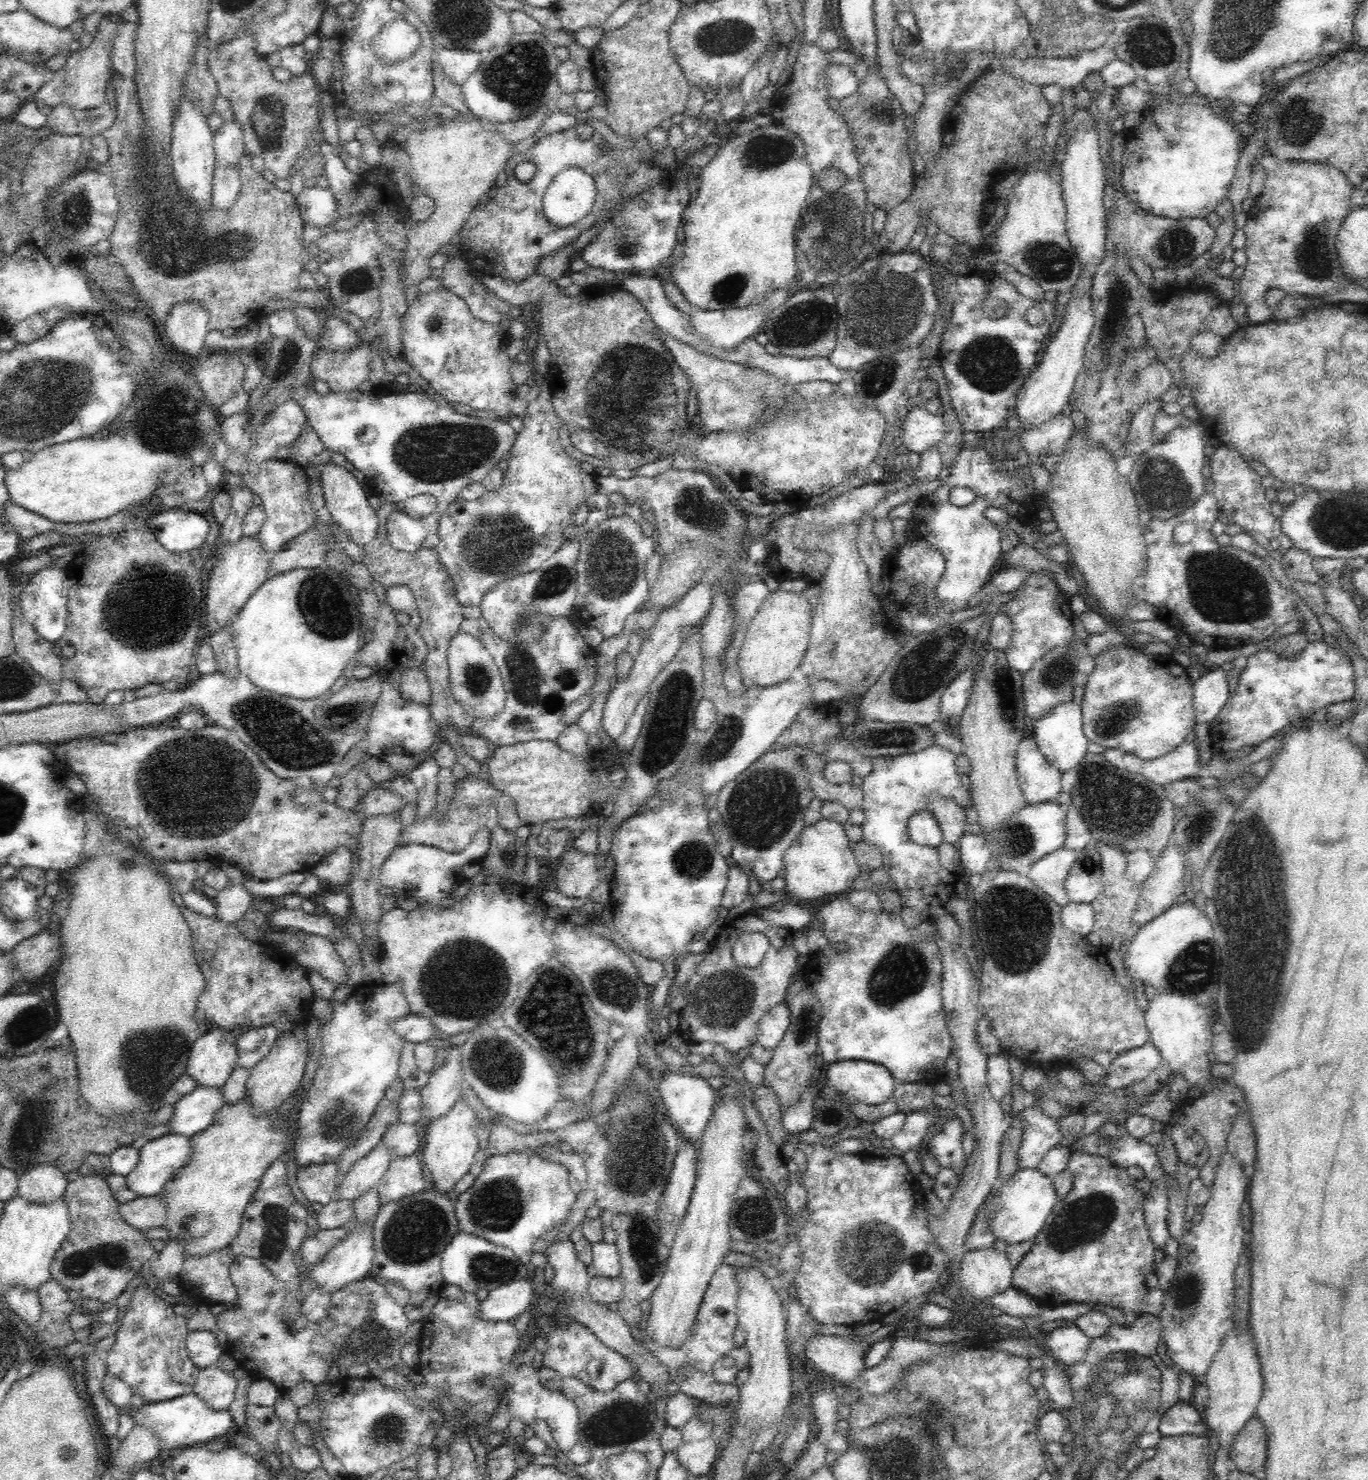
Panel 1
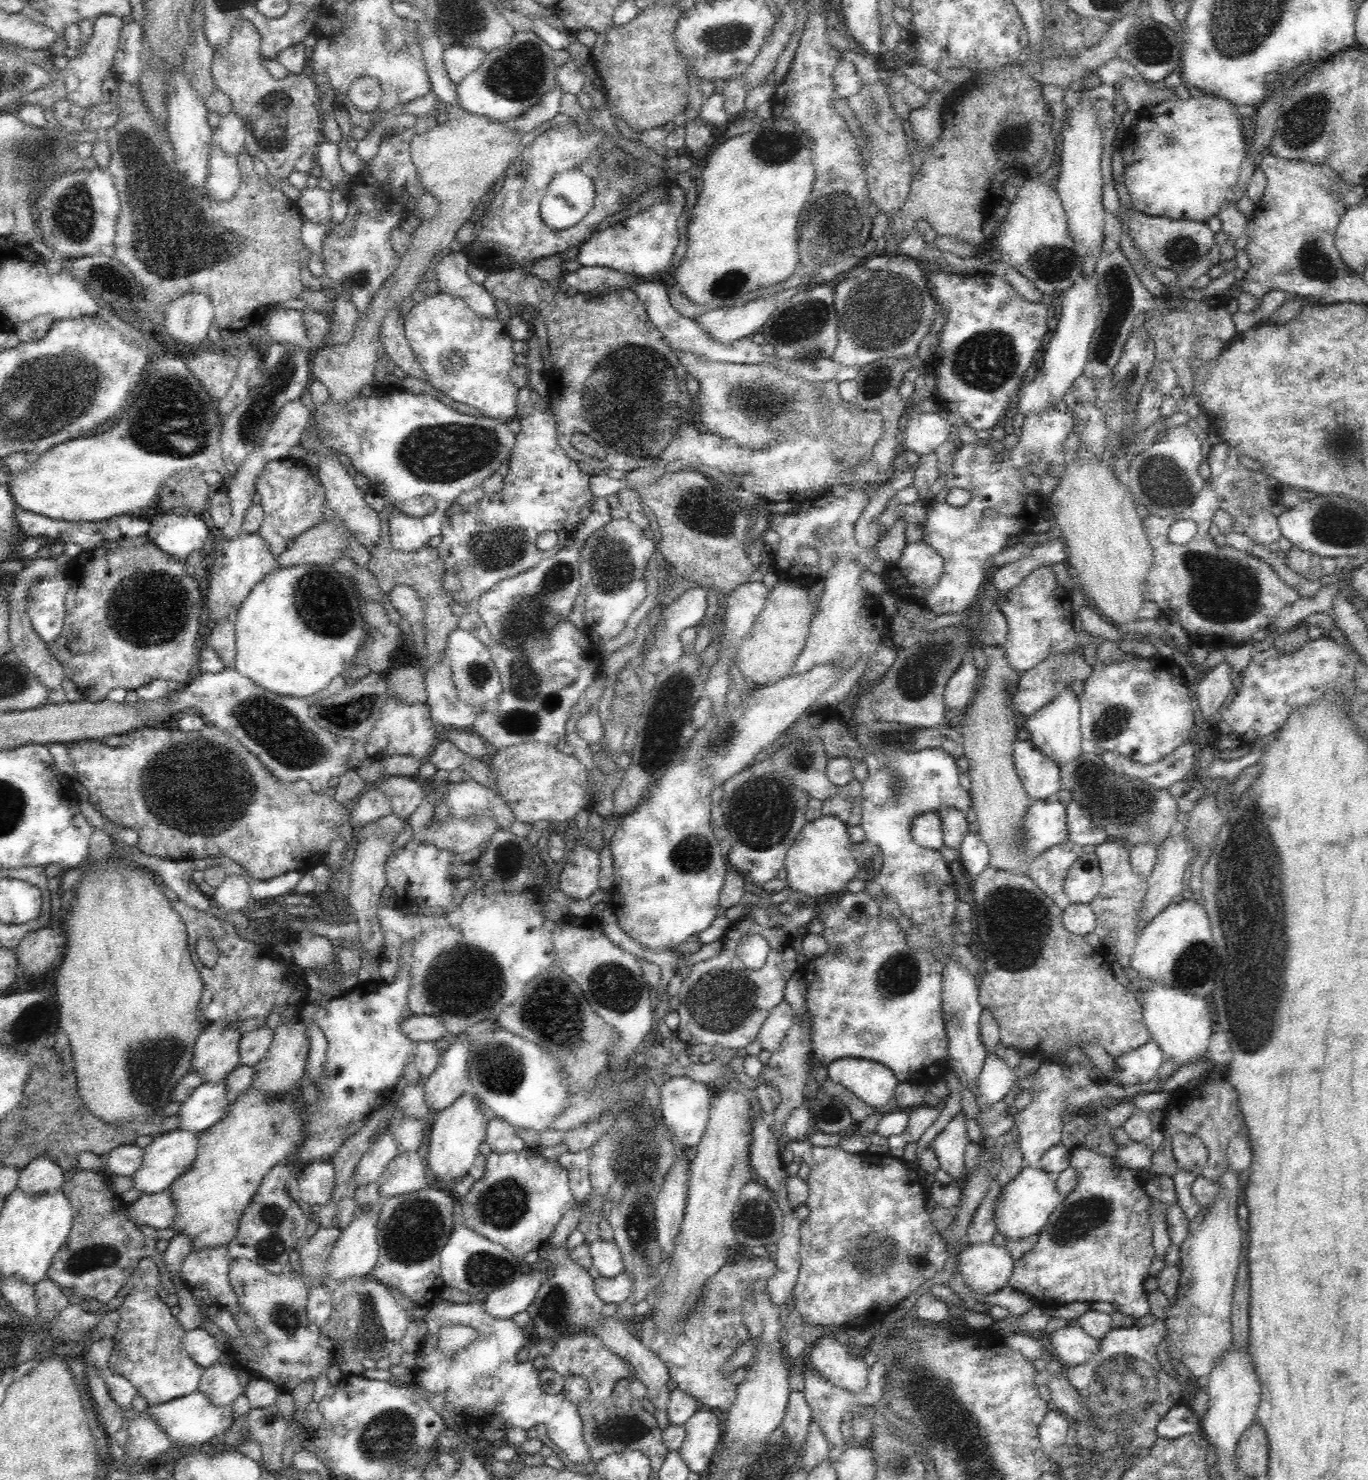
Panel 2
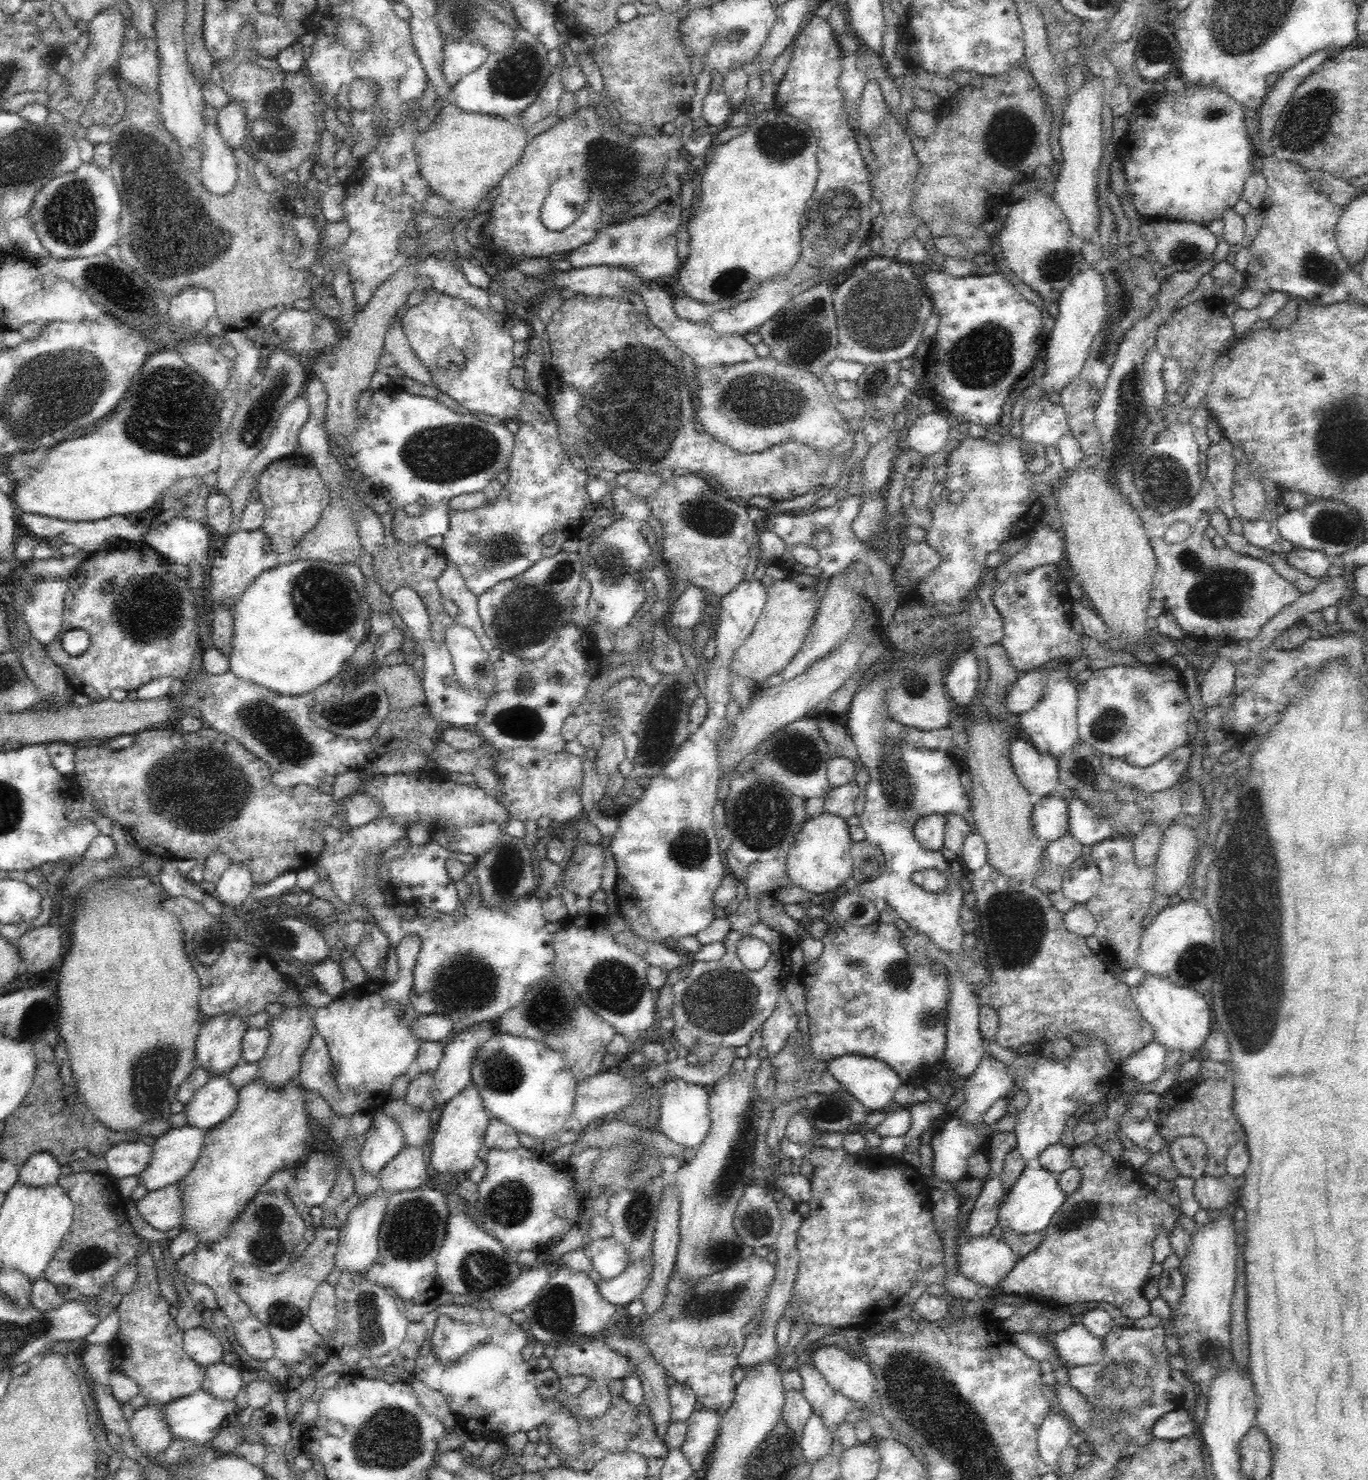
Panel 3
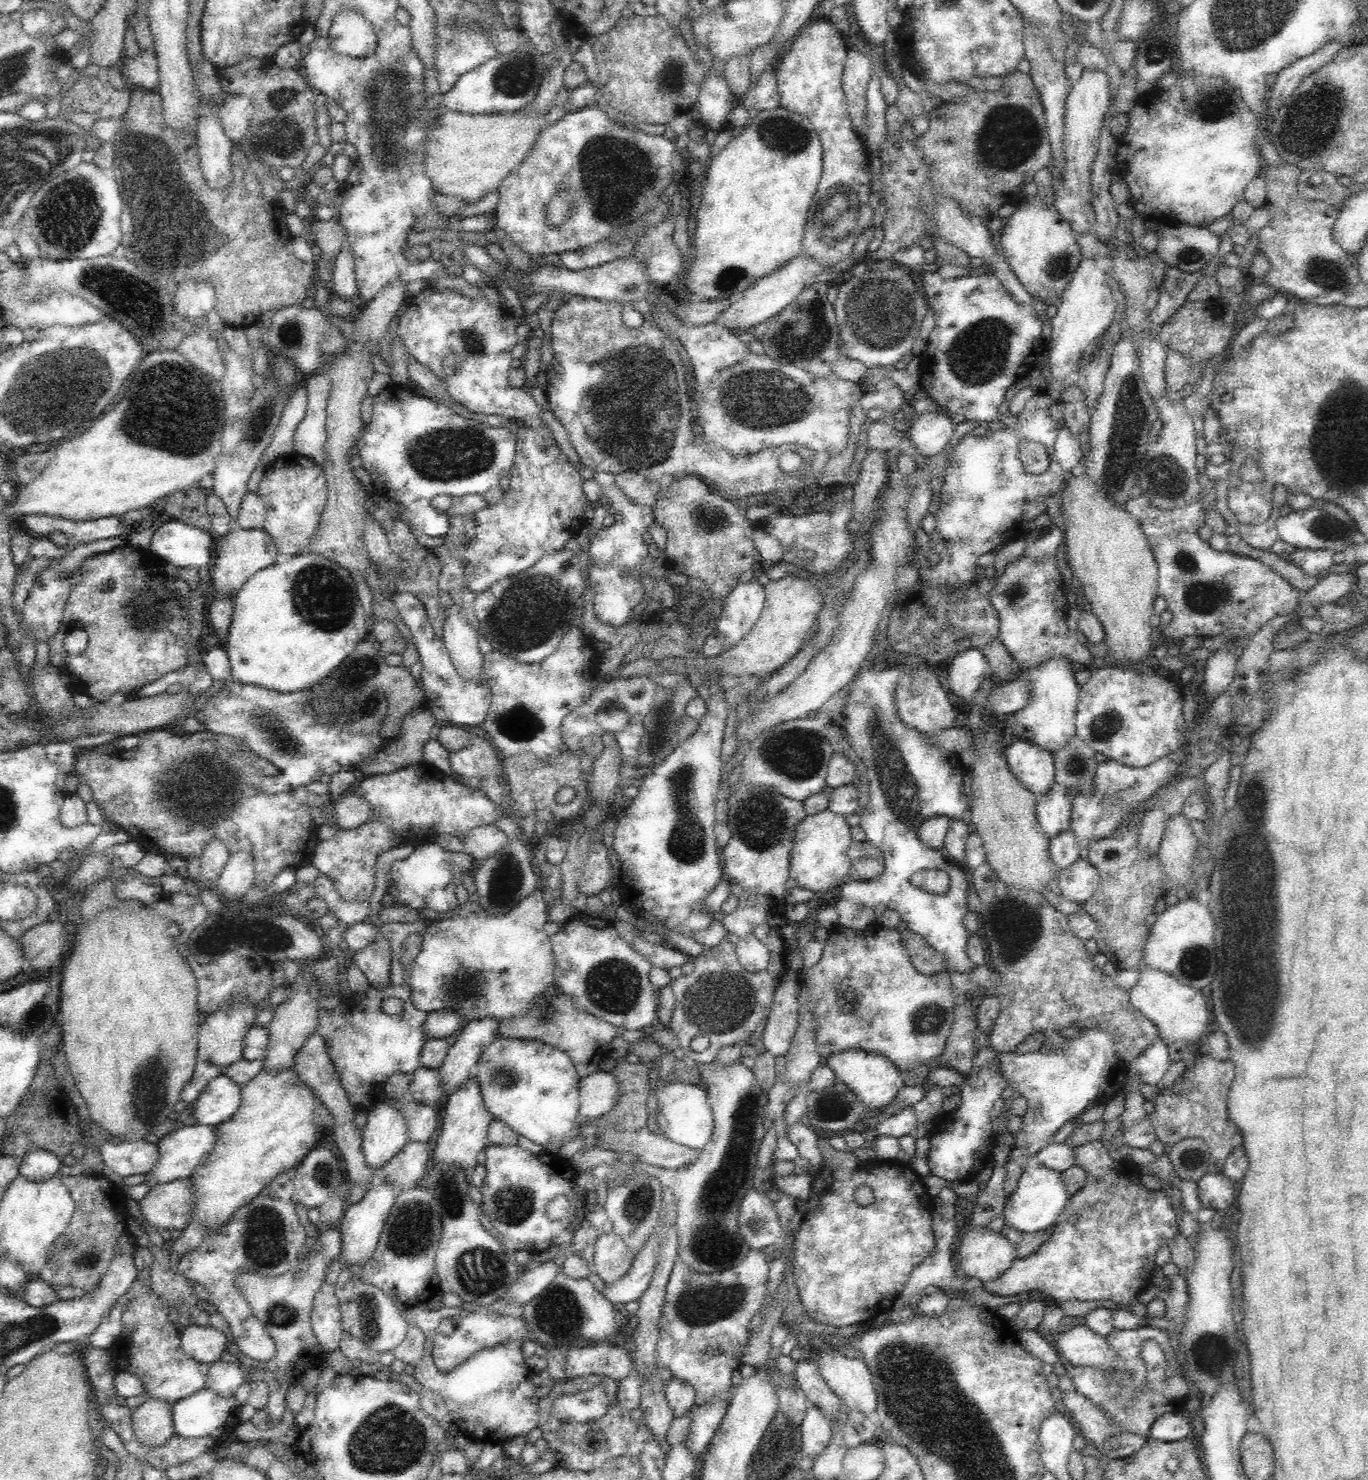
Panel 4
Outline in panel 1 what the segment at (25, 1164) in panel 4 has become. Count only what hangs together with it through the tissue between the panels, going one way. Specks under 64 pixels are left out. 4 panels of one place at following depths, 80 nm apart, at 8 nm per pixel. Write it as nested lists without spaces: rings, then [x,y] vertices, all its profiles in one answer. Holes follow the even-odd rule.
[[[50,1163],[37,1164],[23,1173],[17,1182],[17,1195],[33,1204],[56,1202],[62,1199],[70,1180],[59,1168]]]

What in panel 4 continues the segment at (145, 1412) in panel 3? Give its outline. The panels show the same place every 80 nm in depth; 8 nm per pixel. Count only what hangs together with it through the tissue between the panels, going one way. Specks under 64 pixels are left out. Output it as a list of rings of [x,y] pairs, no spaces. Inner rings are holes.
[[[147,1397],[146,1402],[132,1411],[130,1421],[132,1421],[132,1428],[136,1438],[146,1446],[163,1445],[169,1438],[175,1435],[171,1404],[162,1401],[162,1399]]]

